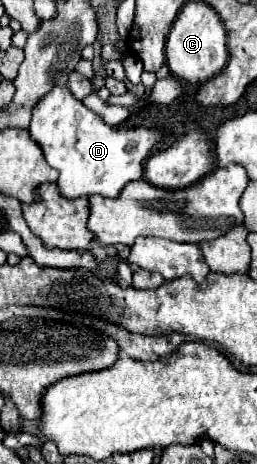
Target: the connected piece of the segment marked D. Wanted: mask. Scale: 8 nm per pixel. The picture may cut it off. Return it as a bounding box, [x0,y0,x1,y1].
[30,87,166,197]

